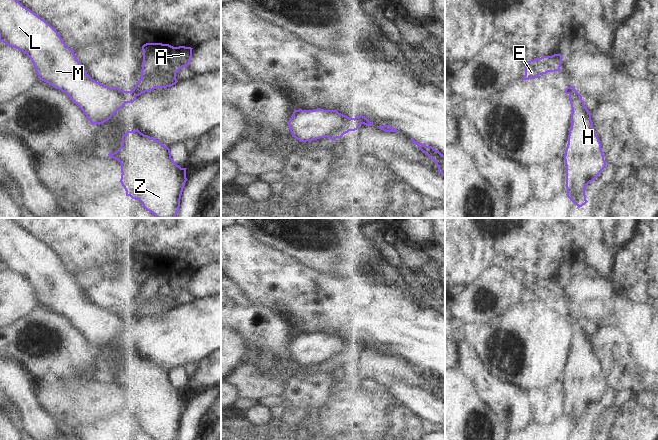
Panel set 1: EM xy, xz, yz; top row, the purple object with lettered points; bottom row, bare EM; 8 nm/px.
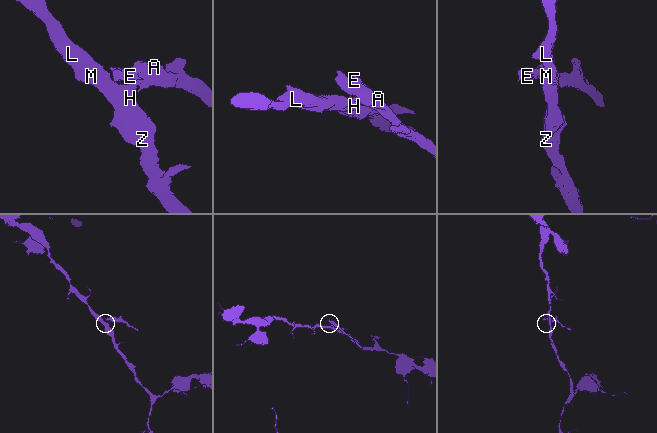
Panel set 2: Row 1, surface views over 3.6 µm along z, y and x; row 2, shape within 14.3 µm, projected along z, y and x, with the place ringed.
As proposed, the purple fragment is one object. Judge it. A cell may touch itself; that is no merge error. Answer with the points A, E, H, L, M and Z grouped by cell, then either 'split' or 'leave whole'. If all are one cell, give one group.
A E / H L M Z | split

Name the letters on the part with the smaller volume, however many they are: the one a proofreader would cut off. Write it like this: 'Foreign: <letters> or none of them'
Foreign: A, E

